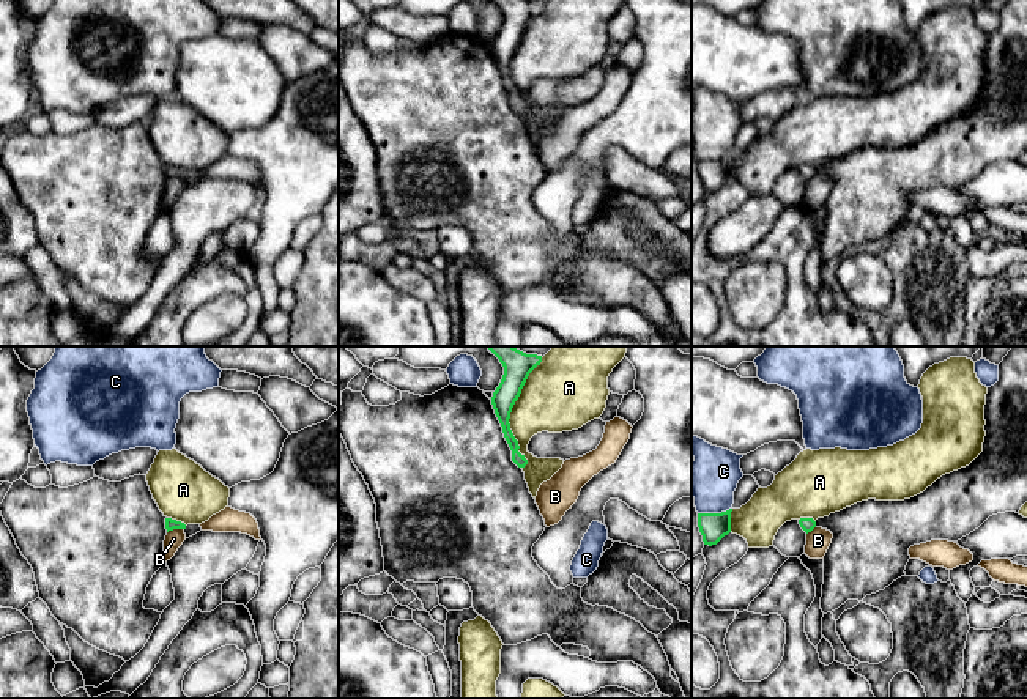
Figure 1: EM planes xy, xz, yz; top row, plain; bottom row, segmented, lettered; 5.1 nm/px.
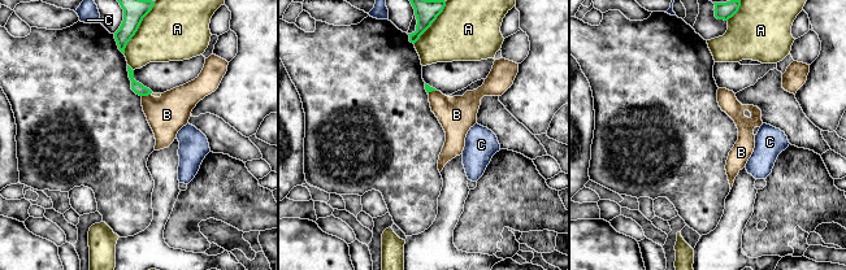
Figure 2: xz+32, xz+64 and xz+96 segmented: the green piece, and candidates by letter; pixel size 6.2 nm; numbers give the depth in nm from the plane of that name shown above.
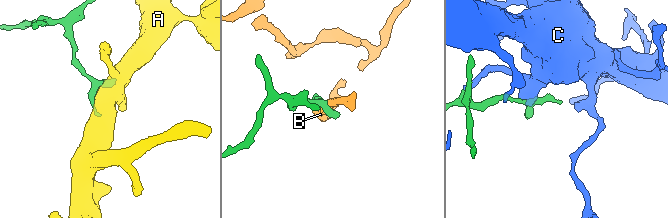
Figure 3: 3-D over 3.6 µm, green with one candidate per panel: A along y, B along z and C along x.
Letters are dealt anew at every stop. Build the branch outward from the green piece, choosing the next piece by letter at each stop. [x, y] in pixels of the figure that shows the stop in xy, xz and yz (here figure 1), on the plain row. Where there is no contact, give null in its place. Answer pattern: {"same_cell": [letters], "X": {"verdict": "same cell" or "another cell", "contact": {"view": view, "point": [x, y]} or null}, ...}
{"same_cell": [], "A": {"verdict": "another cell", "contact": {"view": "xz", "point": [511, 59]}}, "B": {"verdict": "another cell", "contact": {"view": "xy", "point": [175, 175]}}, "C": {"verdict": "another cell", "contact": {"view": "yz", "point": [714, 161]}}}

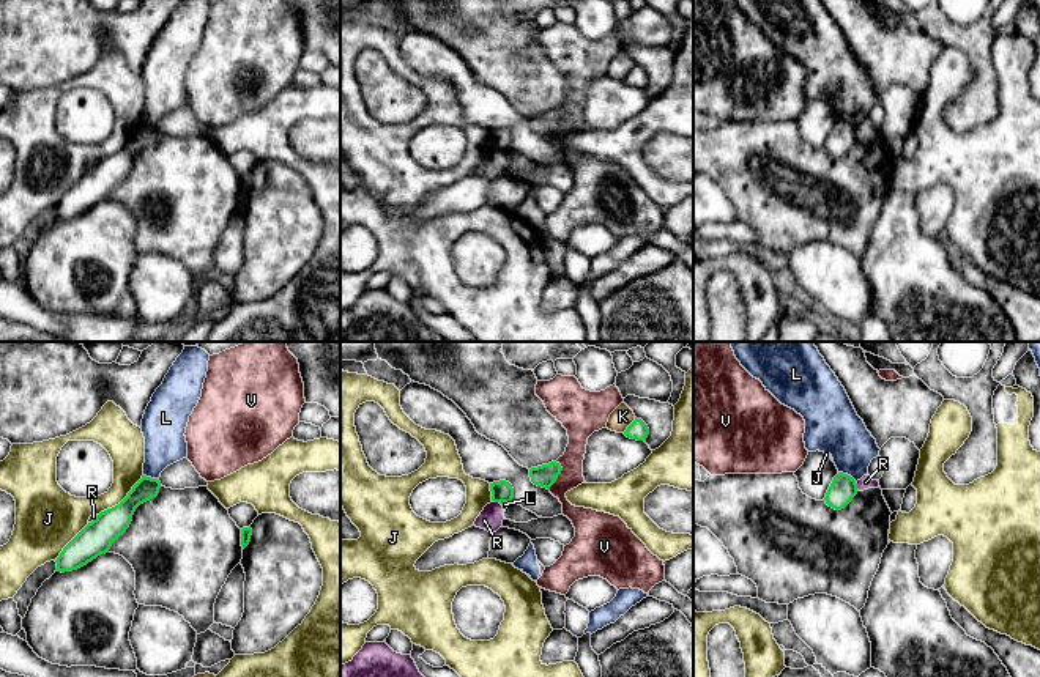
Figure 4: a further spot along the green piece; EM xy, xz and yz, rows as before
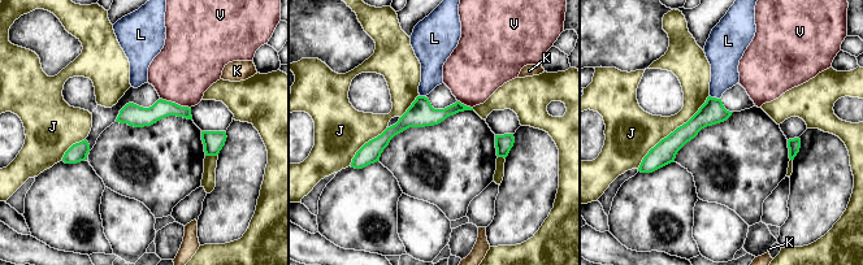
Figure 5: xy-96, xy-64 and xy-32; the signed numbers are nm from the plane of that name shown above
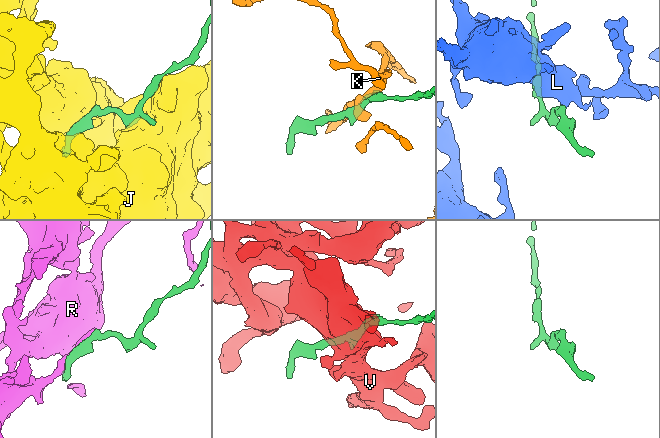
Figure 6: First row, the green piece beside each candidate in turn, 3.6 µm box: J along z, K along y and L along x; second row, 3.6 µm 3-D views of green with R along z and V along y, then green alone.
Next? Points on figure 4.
{"same_cell": [], "J": {"verdict": "another cell", "contact": {"view": "xy", "point": [123, 147]}}, "K": {"verdict": "another cell", "contact": {"view": "xz", "point": [629, 73]}}, "L": {"verdict": "another cell", "contact": {"view": "yz", "point": [848, 123]}}, "R": {"verdict": "another cell", "contact": {"view": "yz", "point": [856, 134]}}, "V": {"verdict": "another cell", "contact": {"view": "xz", "point": [558, 122]}}}

